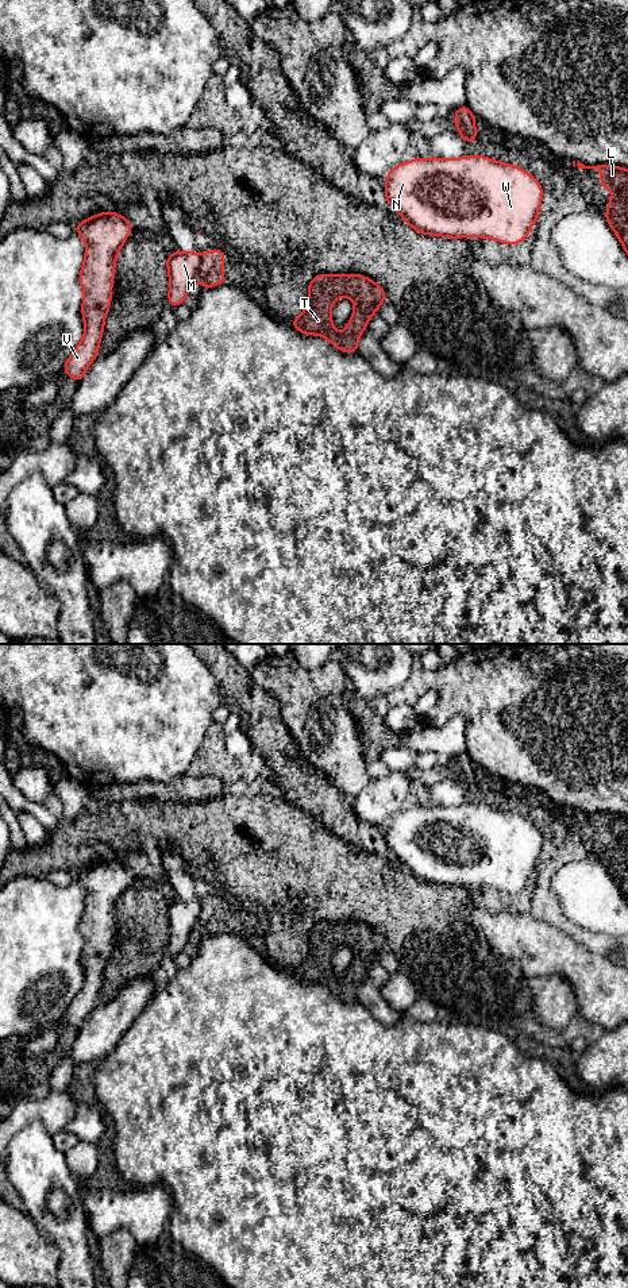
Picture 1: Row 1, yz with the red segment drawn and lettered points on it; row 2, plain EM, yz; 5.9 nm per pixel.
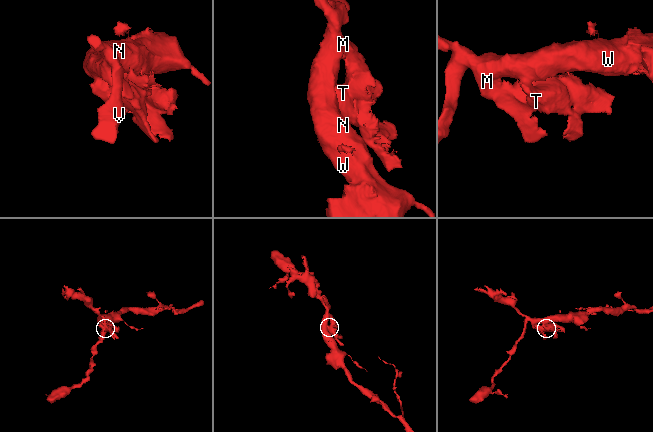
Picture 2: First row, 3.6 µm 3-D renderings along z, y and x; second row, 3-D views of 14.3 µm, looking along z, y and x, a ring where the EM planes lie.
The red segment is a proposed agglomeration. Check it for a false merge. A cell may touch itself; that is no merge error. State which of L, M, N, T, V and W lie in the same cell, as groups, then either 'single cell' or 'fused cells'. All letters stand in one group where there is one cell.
L M N V W / T; fused cells

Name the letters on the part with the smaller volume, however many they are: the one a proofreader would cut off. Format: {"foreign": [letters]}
{"foreign": ["T"]}

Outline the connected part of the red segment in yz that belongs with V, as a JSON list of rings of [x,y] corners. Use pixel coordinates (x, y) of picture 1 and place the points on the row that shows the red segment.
[[[101,212],[77,223],[74,231],[86,243],[78,278],[85,293],[81,305],[85,332],[62,371],[80,382],[99,355],[104,320],[111,308],[116,257],[132,232],[132,227],[124,216],[116,212]]]

